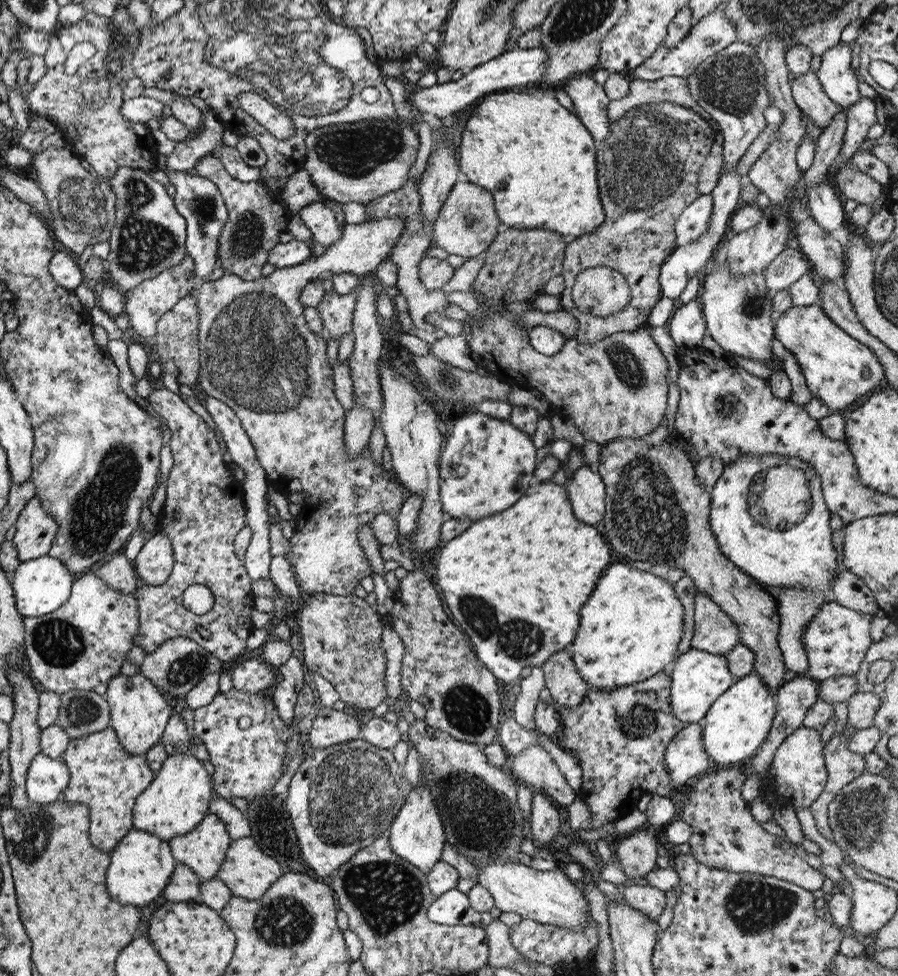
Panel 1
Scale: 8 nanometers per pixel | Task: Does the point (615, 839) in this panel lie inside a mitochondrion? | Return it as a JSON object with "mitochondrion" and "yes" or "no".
{"mitochondrion":"no"}

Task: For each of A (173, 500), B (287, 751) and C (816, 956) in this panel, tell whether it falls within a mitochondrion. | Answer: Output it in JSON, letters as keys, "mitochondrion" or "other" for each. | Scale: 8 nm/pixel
{"A":"other","B":"other","C":"other"}

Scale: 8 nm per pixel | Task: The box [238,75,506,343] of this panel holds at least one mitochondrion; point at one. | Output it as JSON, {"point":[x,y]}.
{"point":[354,152]}

